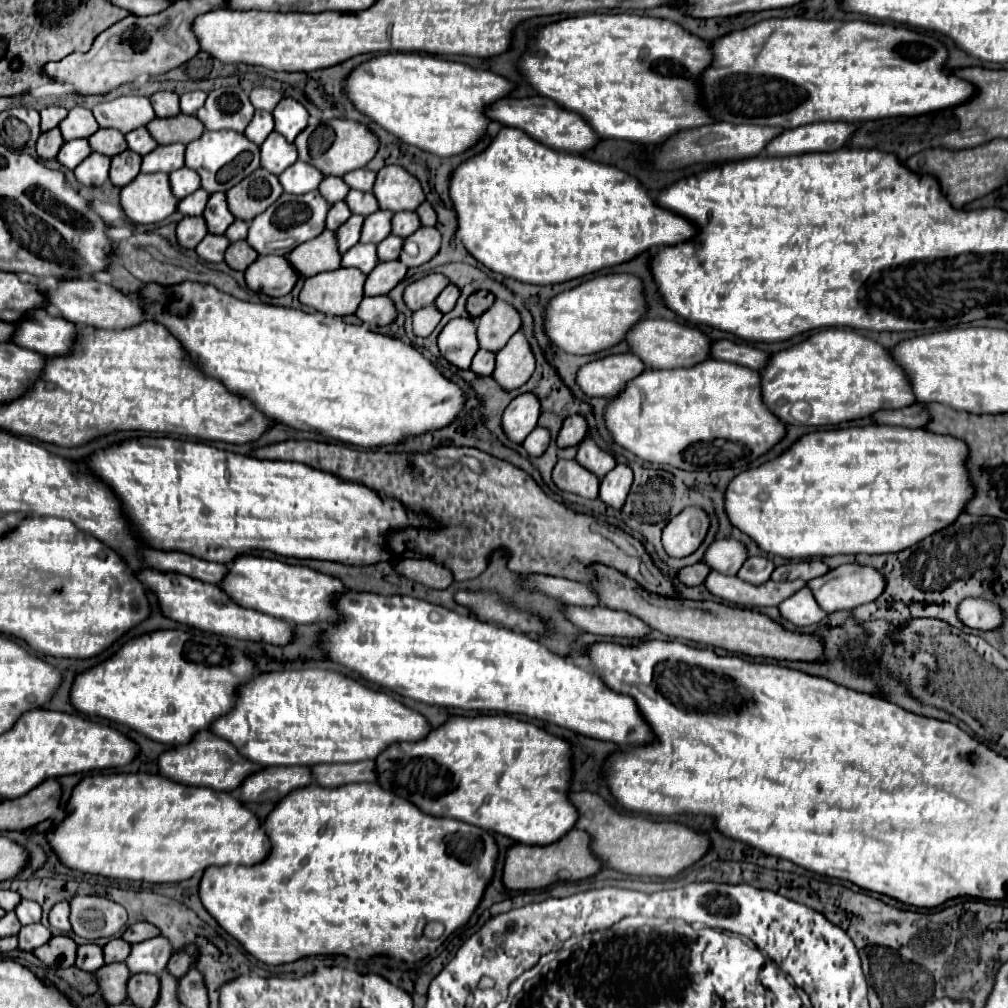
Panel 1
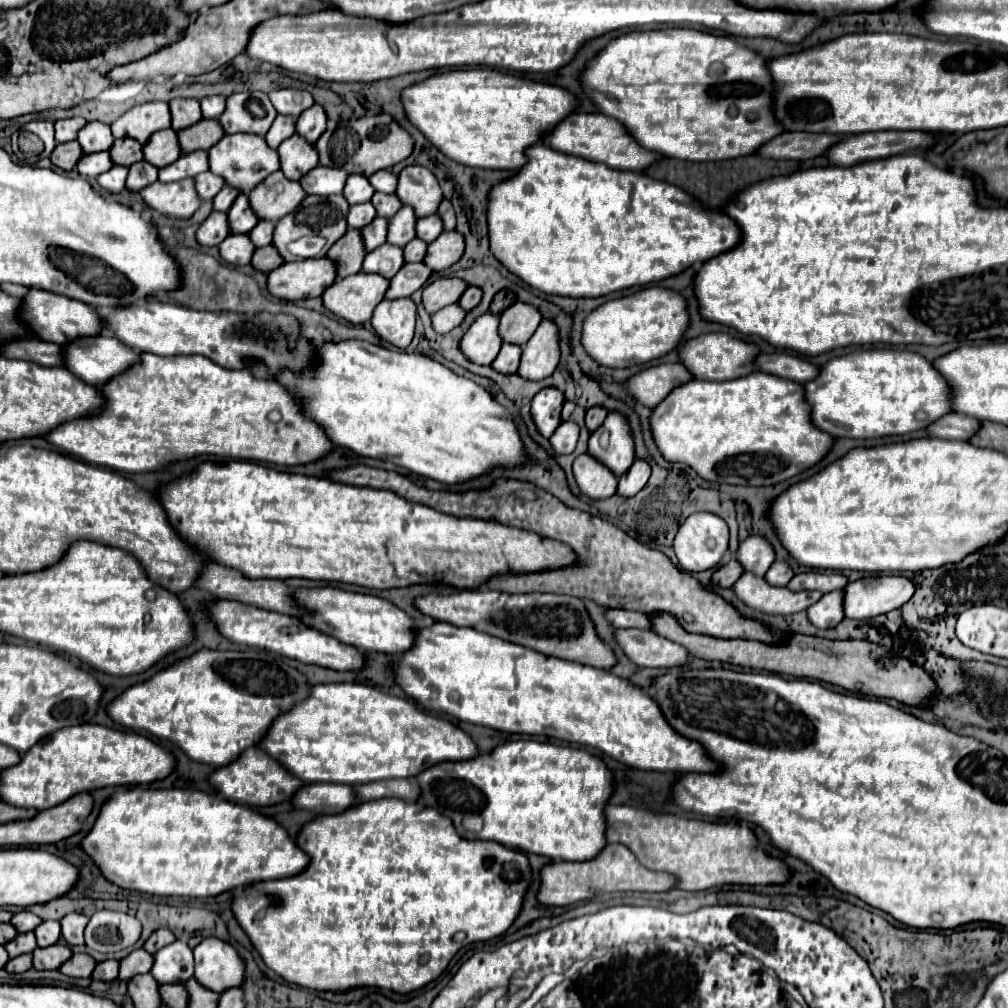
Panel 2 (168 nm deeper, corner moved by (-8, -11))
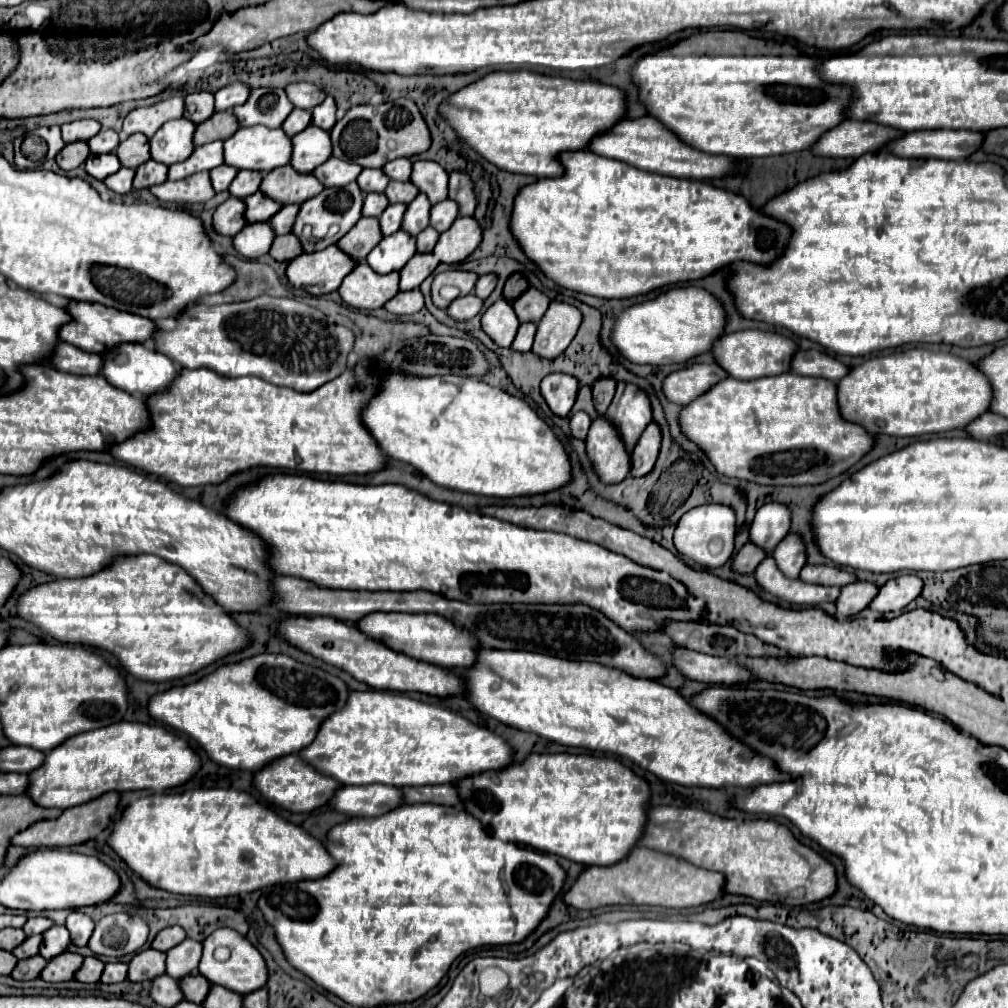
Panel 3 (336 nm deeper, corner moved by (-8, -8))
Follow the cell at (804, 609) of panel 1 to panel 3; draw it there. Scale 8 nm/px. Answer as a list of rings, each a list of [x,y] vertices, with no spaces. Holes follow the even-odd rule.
[[[853,582],[841,588],[841,596],[837,600],[837,618],[849,618],[859,614],[861,610],[871,604],[875,598],[875,592],[879,592],[879,586],[873,582]]]

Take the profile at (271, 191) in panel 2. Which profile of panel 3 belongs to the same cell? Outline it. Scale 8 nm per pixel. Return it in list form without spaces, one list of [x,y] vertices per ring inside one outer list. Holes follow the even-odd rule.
[[[291,164],[271,170],[261,184],[261,192],[279,204],[301,204],[311,196],[317,196],[323,184],[311,174],[295,172]]]

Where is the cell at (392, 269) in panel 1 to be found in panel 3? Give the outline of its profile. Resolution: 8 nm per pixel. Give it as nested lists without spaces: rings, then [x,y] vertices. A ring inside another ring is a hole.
[[[417,252],[401,270],[401,290],[419,288],[421,282],[437,268],[439,260],[433,254]]]

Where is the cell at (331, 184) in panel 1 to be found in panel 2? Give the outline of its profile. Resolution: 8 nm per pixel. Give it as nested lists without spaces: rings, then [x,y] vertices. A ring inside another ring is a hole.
[[[349,175],[347,183],[343,187],[343,197],[347,199],[349,205],[359,205],[359,203],[367,203],[373,197],[373,187],[369,185],[367,177],[363,175]]]

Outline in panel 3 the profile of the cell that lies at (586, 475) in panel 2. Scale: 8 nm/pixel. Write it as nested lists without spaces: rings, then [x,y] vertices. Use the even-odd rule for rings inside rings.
[[[597,416],[597,420],[591,424],[587,436],[587,454],[595,464],[597,476],[605,484],[617,484],[629,476],[631,454],[615,424],[611,424],[605,416]]]

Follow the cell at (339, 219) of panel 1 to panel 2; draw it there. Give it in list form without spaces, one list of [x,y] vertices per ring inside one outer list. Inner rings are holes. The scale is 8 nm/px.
[[[361,203],[361,205],[353,205],[349,209],[347,215],[347,227],[349,229],[361,229],[365,225],[369,225],[375,217],[375,207],[371,203]]]

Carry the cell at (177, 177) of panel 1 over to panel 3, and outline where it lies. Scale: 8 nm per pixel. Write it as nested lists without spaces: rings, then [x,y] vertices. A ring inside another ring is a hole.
[[[227,164],[219,166],[219,168],[213,168],[211,170],[211,182],[213,182],[213,188],[215,192],[221,192],[221,190],[227,190],[229,184],[233,182],[233,178],[237,176],[237,168],[231,168]]]

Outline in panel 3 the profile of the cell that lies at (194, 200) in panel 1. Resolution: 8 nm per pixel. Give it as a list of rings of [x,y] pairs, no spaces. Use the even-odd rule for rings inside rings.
[[[239,170],[235,180],[229,186],[231,196],[235,198],[247,198],[259,190],[259,184],[263,180],[263,172],[251,172],[251,170]]]

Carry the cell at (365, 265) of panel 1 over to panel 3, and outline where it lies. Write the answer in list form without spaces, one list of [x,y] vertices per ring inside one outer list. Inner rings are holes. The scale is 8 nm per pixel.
[[[395,232],[391,236],[385,236],[367,256],[367,264],[377,274],[389,274],[395,270],[401,270],[409,258],[417,252],[415,248],[415,236],[409,232]]]

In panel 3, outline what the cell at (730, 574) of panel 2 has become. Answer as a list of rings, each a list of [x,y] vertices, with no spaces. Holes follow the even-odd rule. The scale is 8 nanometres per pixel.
[[[747,542],[741,550],[739,550],[739,554],[735,556],[735,562],[733,562],[733,568],[737,570],[737,572],[755,572],[755,568],[767,558],[769,554],[763,550],[763,548],[759,548],[759,546],[755,546],[753,542]]]

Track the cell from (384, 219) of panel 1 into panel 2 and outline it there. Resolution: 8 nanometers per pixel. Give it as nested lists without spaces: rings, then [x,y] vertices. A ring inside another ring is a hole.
[[[401,207],[391,219],[387,227],[387,243],[405,247],[411,239],[415,239],[415,215],[411,207]]]

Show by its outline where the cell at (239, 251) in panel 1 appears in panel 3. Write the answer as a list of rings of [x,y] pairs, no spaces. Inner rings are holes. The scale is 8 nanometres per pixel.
[[[289,232],[285,236],[275,238],[269,254],[279,262],[291,262],[293,258],[303,254],[303,246],[299,244],[299,238],[293,232]]]

